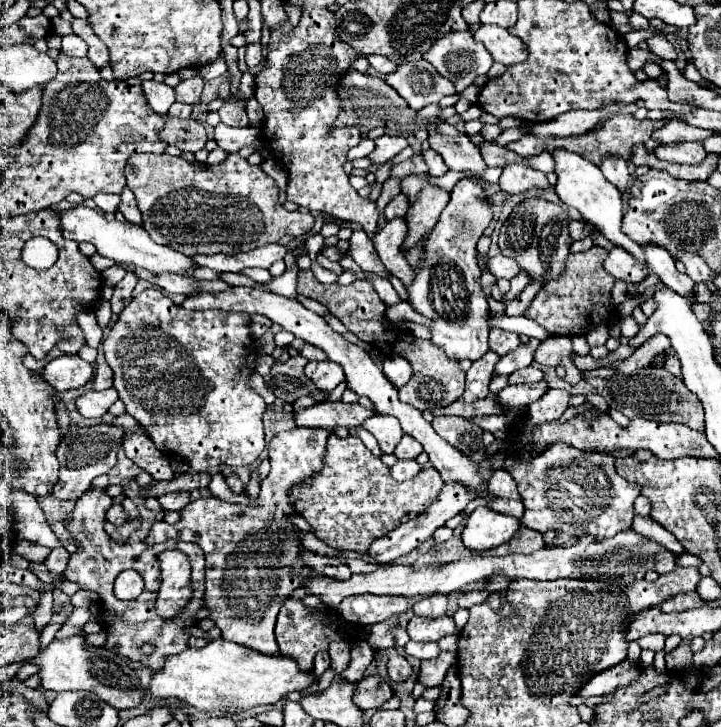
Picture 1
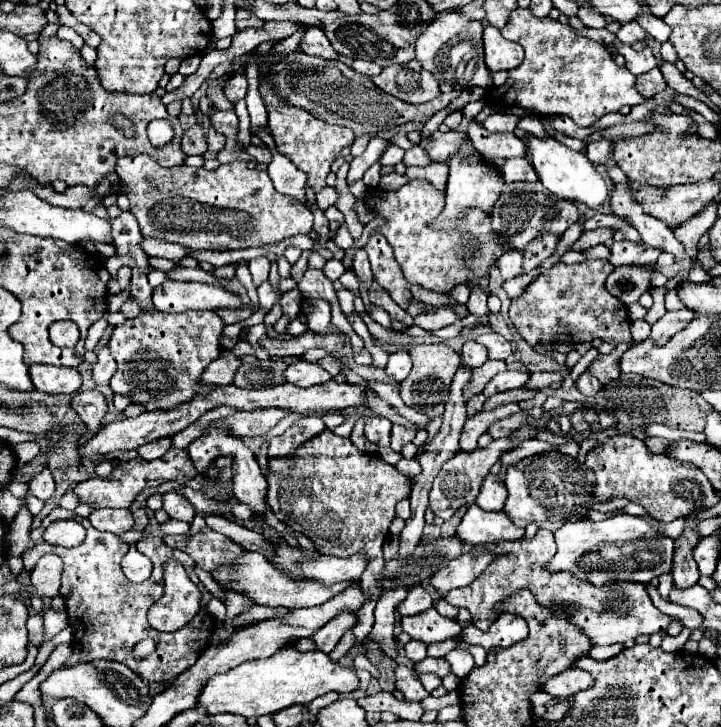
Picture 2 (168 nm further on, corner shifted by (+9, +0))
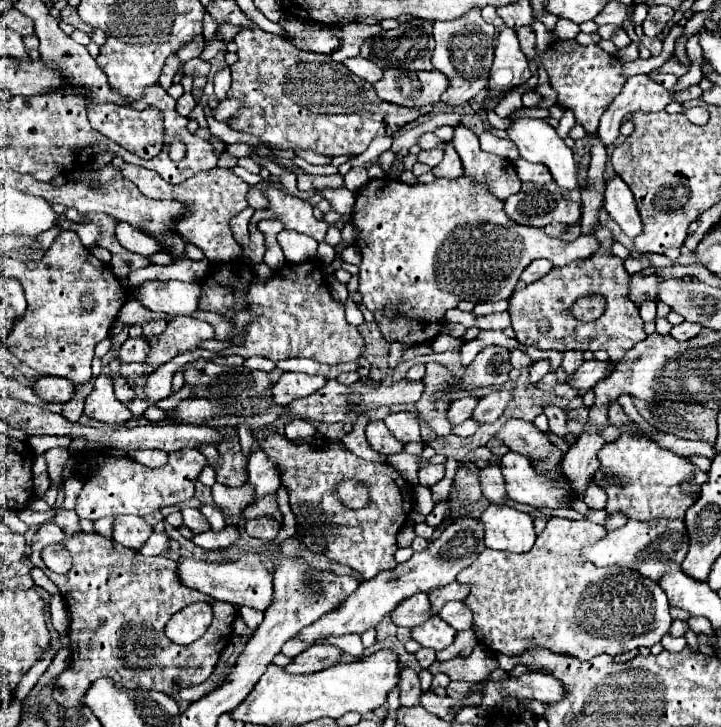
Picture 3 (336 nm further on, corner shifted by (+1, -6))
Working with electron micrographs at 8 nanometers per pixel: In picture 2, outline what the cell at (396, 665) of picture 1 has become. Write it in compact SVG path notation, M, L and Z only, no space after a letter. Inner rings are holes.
M398 664L396 668L396 688L404 694L406 700L424 700L426 696L430 696L430 692L426 692L420 684L420 680L412 676L412 670L402 664Z

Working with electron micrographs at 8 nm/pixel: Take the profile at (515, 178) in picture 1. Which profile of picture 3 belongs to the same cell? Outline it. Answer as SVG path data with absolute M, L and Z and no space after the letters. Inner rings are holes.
M516 160L514 166L516 166L520 182L548 184L552 180L552 176L548 174L548 168L544 164L532 164L532 162L526 162L526 160Z

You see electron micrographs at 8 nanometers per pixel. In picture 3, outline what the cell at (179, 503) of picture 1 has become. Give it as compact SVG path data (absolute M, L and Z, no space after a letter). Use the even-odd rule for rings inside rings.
M182 508L182 518L184 518L184 524L192 530L192 532L204 532L208 530L208 520L202 516L202 512L198 512L198 508Z

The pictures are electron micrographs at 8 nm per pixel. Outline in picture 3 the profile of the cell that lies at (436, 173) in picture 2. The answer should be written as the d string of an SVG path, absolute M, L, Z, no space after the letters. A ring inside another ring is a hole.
M446 142L446 150L444 150L444 158L438 166L432 168L432 174L434 176L442 176L442 178L448 178L448 180L456 180L460 178L464 172L462 172L462 162L460 162L460 156L458 152L454 150L454 144L452 142Z

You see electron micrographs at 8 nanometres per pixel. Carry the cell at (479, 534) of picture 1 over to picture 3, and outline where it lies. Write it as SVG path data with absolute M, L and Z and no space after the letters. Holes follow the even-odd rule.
M488 506L480 522L484 526L484 544L494 550L528 552L536 540L532 516L510 506Z

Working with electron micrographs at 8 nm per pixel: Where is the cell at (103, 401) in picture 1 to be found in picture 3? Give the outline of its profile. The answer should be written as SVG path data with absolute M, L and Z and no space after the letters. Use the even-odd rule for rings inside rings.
M108 376L96 378L92 392L84 402L84 414L104 424L122 424L132 418L130 410L120 400L116 400L114 386Z

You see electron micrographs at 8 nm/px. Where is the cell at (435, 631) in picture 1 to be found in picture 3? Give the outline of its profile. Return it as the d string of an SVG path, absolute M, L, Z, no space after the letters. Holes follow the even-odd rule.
M432 616L430 620L426 620L424 624L412 628L412 638L426 648L432 650L444 650L454 642L456 630L446 624L440 616Z

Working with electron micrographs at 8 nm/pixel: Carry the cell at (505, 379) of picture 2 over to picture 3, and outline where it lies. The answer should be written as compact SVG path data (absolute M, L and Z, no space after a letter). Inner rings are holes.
M494 390L494 392L490 392L488 396L484 396L484 398L480 400L480 404L476 406L476 410L474 410L472 416L474 416L480 424L494 422L494 420L498 420L498 418L504 414L508 402L512 402L512 400L514 400L512 390Z

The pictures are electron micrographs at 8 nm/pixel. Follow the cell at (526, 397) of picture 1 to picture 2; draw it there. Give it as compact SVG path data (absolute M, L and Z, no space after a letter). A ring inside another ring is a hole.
M534 372L530 376L530 380L526 382L526 388L532 388L532 390L540 390L540 388L548 388L556 382L562 382L564 380L564 374L562 372Z

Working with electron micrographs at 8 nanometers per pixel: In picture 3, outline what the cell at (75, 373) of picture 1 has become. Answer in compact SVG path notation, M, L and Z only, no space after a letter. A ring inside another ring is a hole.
M42 376L36 380L32 390L44 400L44 402L68 402L74 396L74 384L70 380L64 380L62 376Z

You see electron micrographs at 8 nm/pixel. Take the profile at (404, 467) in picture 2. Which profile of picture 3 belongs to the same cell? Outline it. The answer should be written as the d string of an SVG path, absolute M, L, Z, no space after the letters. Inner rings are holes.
M426 466L426 468L420 468L418 470L418 480L422 486L432 486L436 482L440 482L444 478L444 466Z

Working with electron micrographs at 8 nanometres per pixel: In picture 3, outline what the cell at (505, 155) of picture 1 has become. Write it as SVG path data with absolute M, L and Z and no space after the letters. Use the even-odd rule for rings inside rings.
M434 132L424 134L424 136L420 136L420 140L418 140L418 146L420 146L422 150L432 150L432 148L438 148L440 144L442 144L442 140L440 140Z

